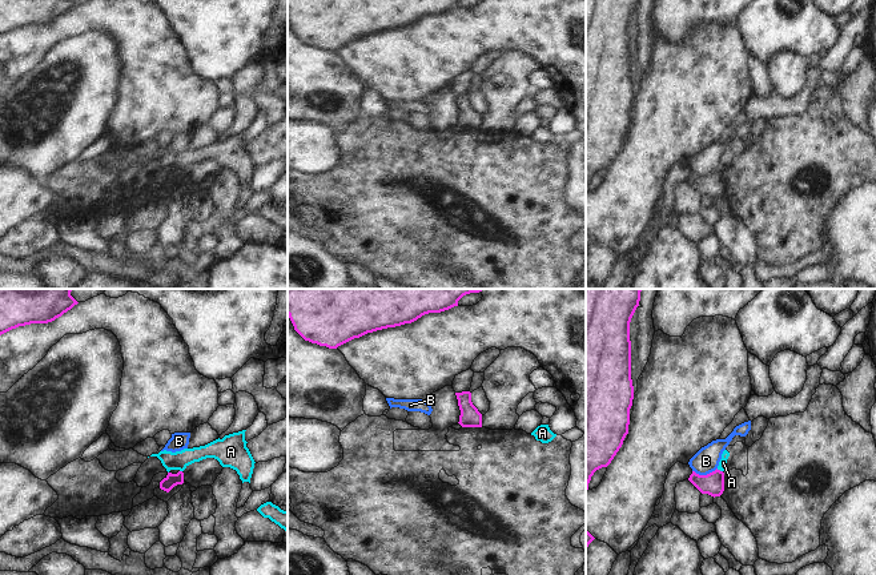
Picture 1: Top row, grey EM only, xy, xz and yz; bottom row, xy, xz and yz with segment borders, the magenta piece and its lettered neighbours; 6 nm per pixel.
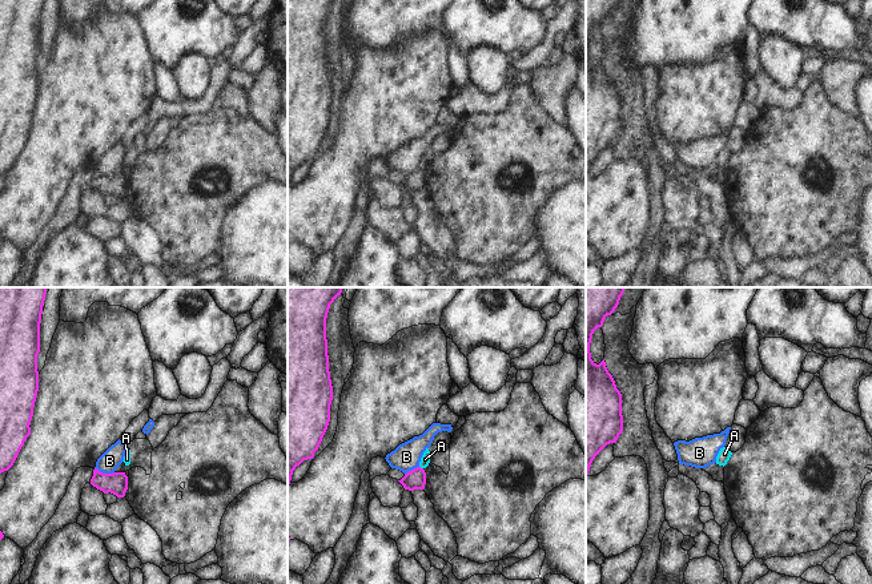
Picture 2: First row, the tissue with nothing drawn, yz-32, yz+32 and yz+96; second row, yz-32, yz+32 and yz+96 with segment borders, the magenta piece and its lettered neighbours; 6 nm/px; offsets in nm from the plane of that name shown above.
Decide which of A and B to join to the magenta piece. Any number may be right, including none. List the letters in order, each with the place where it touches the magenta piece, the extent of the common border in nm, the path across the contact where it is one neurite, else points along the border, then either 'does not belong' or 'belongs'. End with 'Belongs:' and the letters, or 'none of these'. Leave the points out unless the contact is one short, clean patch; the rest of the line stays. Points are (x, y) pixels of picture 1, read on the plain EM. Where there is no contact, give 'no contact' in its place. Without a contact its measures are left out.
A: yz (719, 172) | 40 nm | along yz (716, 171), (722, 173) | does not belong
B: yz (704, 177) | 150 nm | along yz (716, 169), (706, 176), (692, 173) | does not belong
Belongs: none of these

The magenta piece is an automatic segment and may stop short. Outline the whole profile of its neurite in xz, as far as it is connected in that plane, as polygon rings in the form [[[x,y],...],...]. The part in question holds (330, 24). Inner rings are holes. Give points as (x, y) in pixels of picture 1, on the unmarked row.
[[[288,0],[288,17],[294,32],[320,48],[337,51],[367,35],[411,25],[429,15],[458,8],[461,0]]]

